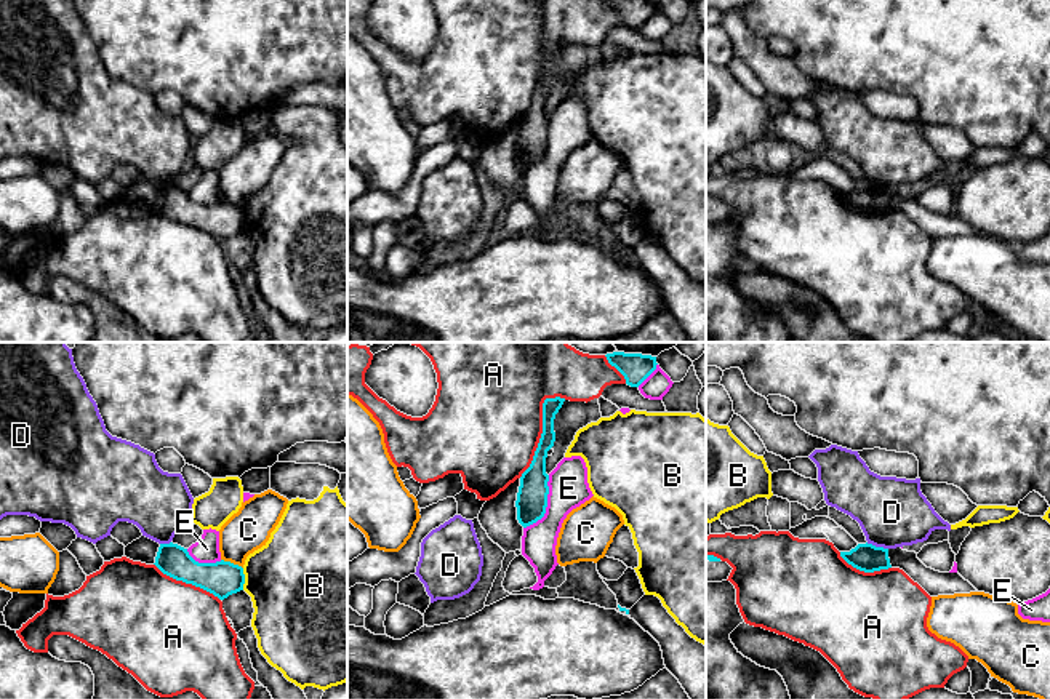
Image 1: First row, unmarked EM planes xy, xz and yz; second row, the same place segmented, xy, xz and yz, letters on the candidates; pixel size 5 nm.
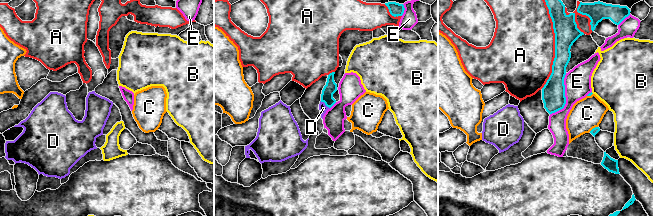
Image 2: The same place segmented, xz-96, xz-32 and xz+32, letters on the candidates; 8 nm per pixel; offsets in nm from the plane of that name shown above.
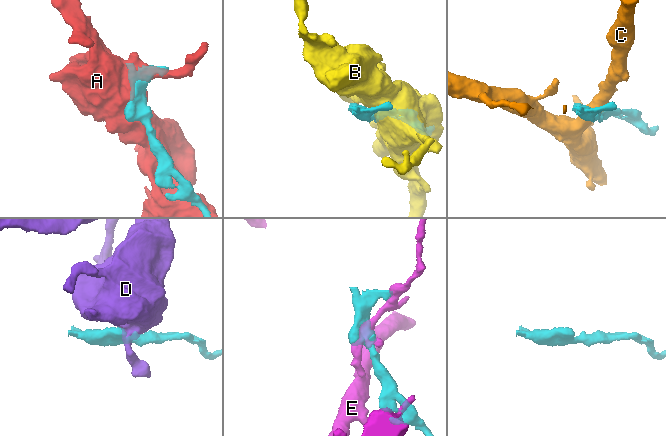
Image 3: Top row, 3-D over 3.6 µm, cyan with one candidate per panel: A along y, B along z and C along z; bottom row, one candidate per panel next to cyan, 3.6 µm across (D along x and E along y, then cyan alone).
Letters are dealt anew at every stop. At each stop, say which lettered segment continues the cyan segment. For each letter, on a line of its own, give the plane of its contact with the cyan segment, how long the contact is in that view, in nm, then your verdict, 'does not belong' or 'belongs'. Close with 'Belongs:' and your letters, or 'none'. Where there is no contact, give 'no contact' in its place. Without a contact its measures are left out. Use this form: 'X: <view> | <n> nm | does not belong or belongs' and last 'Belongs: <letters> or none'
A: xz | 460 nm | does not belong
B: xy | 110 nm | does not belong
C: xy | 120 nm | does not belong
D: yz | 120 nm | does not belong
E: xz | 300 nm | does not belong
Belongs: none

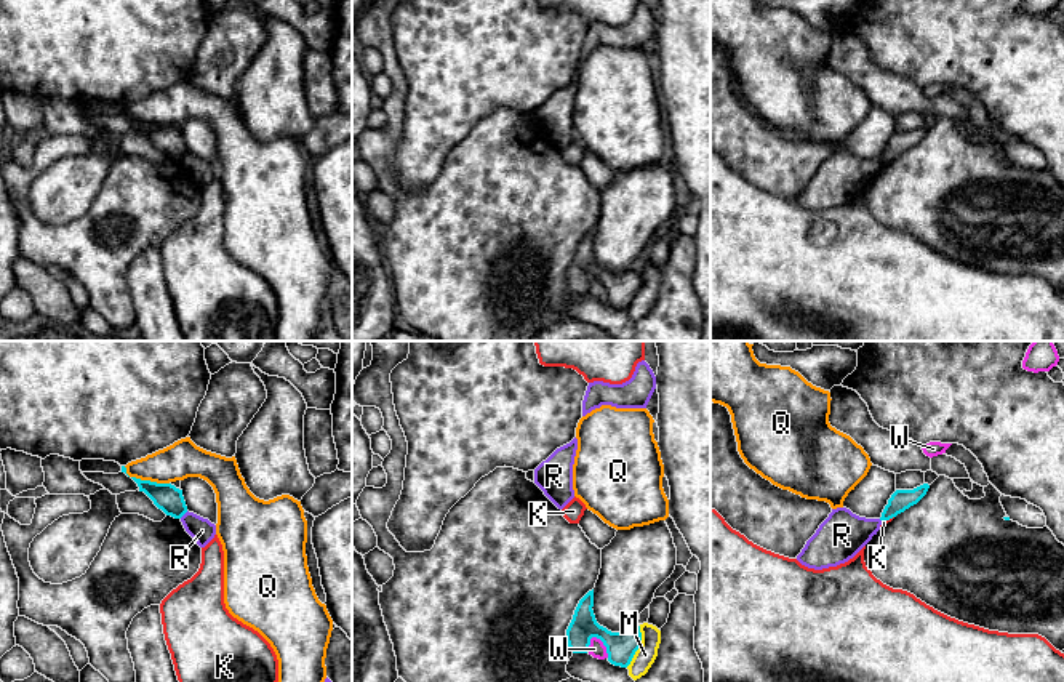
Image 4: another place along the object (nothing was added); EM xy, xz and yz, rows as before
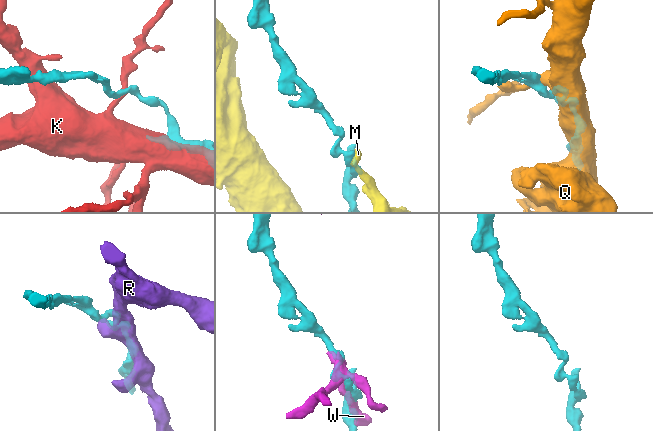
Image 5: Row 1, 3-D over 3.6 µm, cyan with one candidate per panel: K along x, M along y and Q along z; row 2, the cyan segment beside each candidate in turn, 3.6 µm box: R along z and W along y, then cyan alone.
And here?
K: yz | 70 nm | does not belong
M: xz | 220 nm | does not belong
Q: xy | 240 nm | does not belong
R: xy | 60 nm | does not belong
W: xz | 140 nm | does not belong
Belongs: none

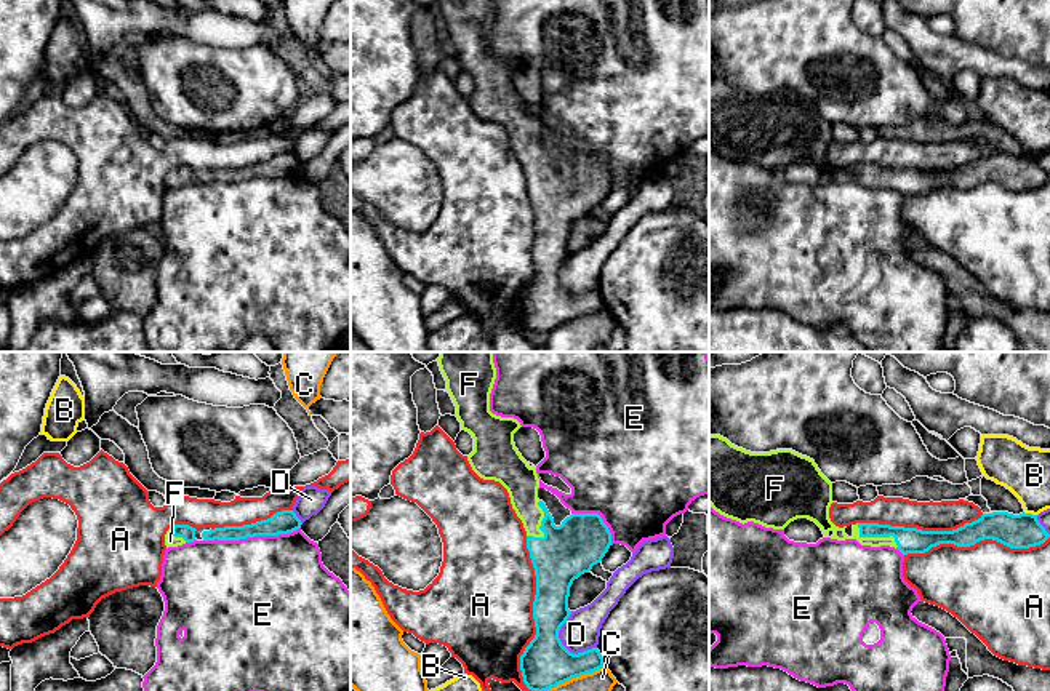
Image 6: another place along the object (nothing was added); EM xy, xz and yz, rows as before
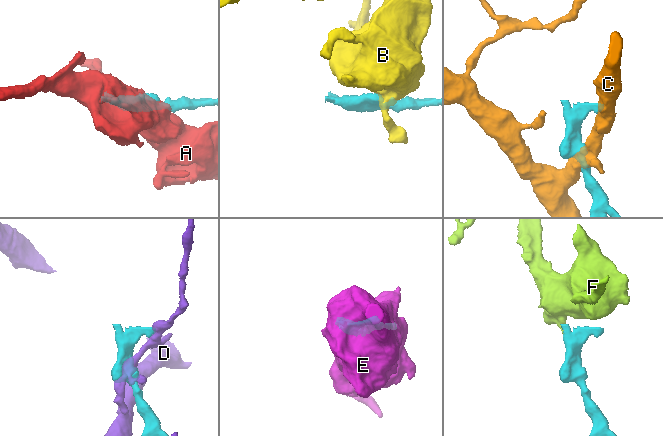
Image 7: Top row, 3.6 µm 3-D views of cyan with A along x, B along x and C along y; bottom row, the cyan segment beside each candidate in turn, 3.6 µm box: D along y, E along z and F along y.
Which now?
A: xz | 800 nm | does not belong
B: yz | 70 nm | does not belong
C: xz | 320 nm | does not belong
D: xz | 240 nm | does not belong
E: xy | 500 nm | does not belong
F: yz | 240 nm | belongs
Belongs: F

